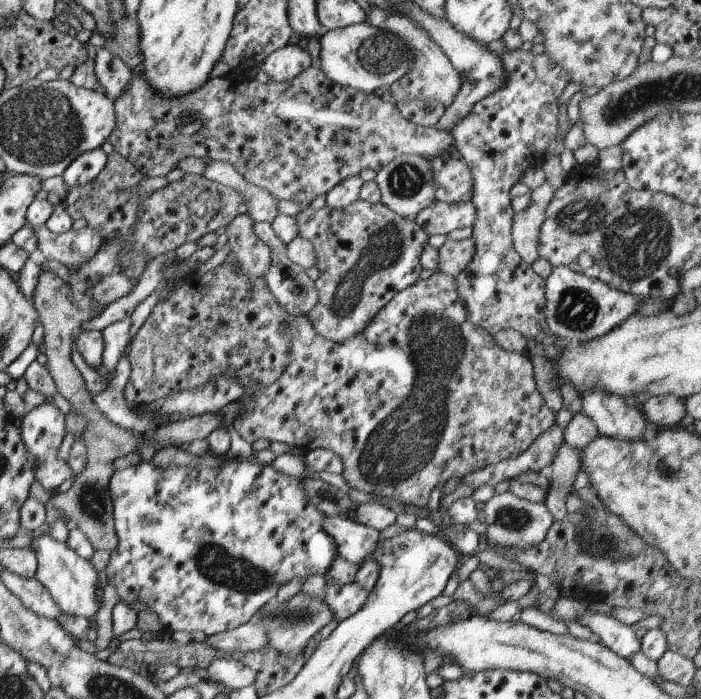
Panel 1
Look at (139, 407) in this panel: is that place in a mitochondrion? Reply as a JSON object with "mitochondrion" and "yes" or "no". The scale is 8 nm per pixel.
{"mitochondrion":"no"}

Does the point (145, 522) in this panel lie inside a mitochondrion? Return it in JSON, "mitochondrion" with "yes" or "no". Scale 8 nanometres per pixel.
{"mitochondrion":"no"}

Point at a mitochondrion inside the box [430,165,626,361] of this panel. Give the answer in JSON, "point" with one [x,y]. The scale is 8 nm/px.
{"point":[576,310]}

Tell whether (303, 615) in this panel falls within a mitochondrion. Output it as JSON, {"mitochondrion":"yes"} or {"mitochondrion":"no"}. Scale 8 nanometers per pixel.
{"mitochondrion":"yes"}

